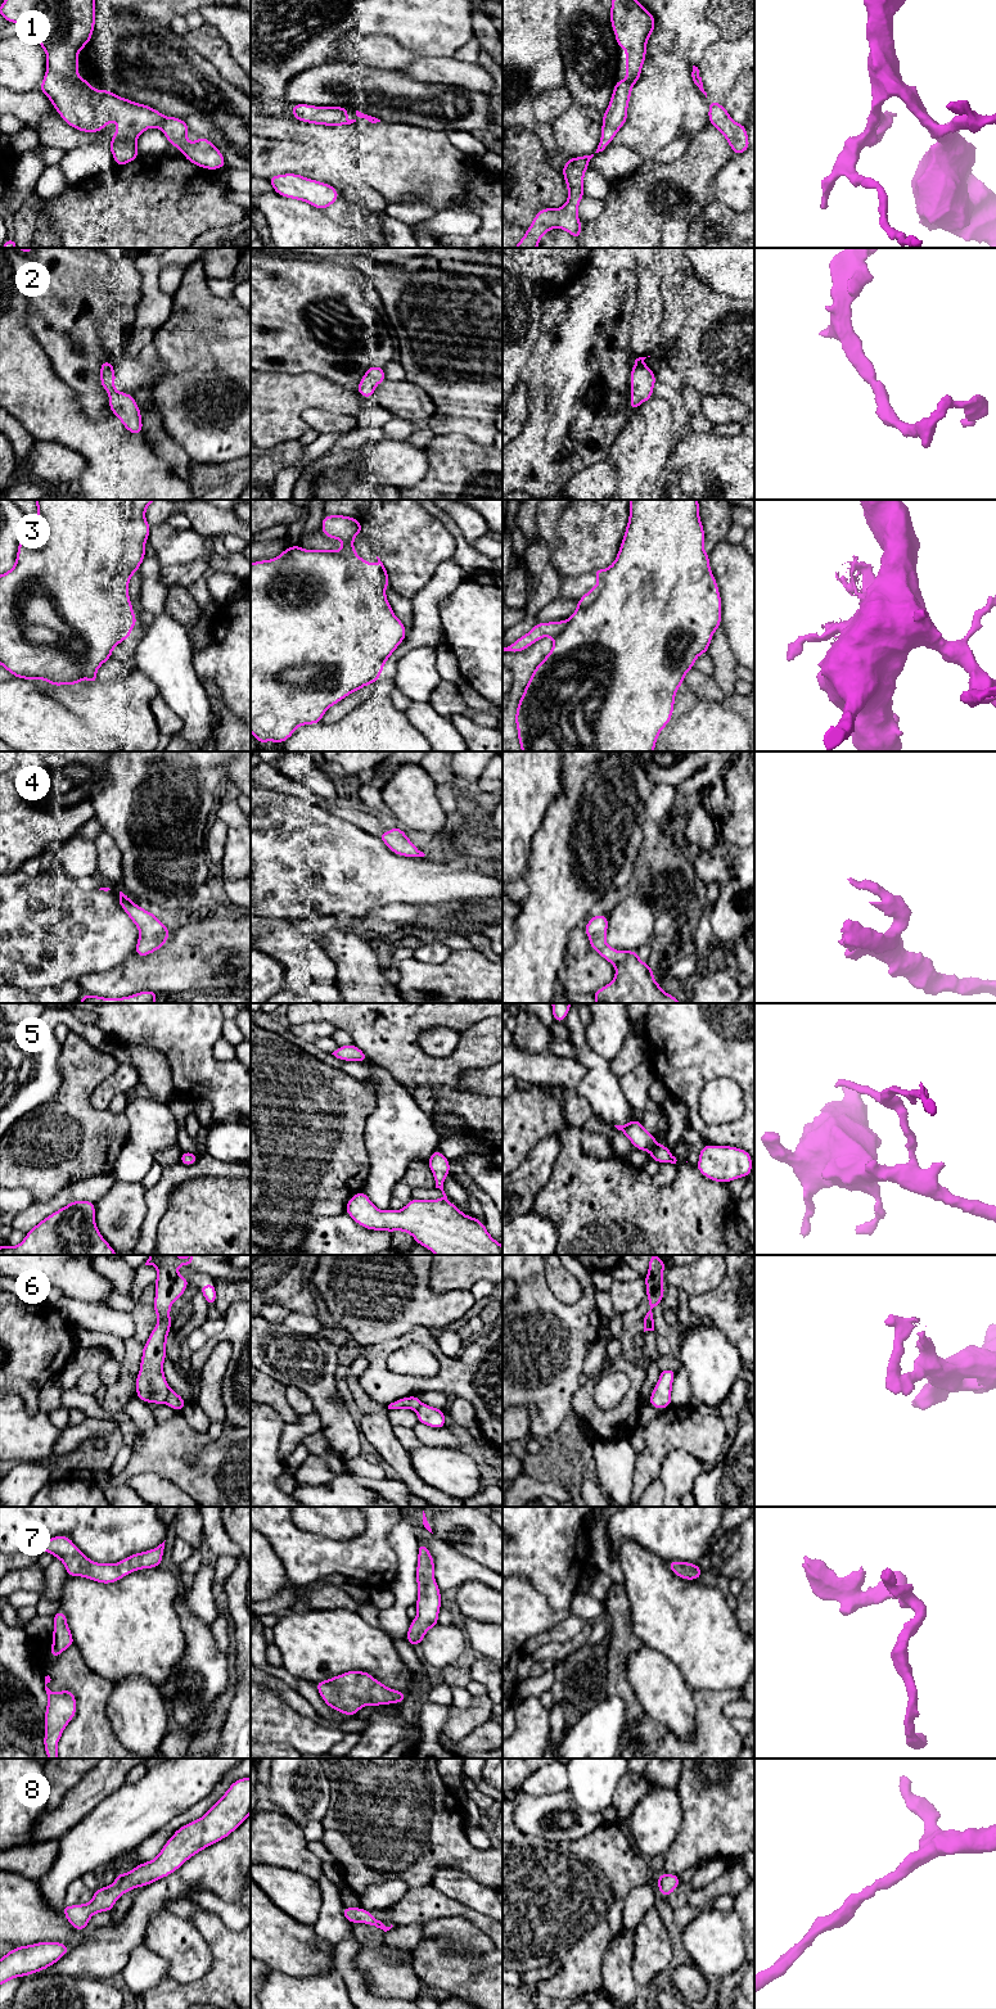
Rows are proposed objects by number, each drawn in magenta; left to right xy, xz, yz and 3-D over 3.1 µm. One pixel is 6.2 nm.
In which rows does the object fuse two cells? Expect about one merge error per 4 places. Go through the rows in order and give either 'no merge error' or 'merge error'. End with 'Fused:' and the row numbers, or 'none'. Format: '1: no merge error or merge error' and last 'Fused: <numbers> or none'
1: no merge error
2: no merge error
3: no merge error
4: no merge error
5: no merge error
6: merge error
7: no merge error
8: no merge error
Fused: 6

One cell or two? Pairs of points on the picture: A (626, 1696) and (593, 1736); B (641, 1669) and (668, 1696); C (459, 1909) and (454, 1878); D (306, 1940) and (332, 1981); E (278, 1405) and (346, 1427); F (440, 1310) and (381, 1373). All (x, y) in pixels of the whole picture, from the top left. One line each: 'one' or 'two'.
A: two
B: one
C: two
D: two
E: two
F: two

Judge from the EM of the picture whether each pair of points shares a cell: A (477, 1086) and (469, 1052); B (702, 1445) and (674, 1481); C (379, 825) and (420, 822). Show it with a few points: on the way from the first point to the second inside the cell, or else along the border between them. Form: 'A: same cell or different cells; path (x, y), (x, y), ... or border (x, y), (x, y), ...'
A: different cells; border (489, 1065), (465, 1070), (459, 1082)
B: different cells; border (663, 1457), (674, 1449), (684, 1449), (703, 1463)
C: different cells; border (392, 824), (405, 833)

